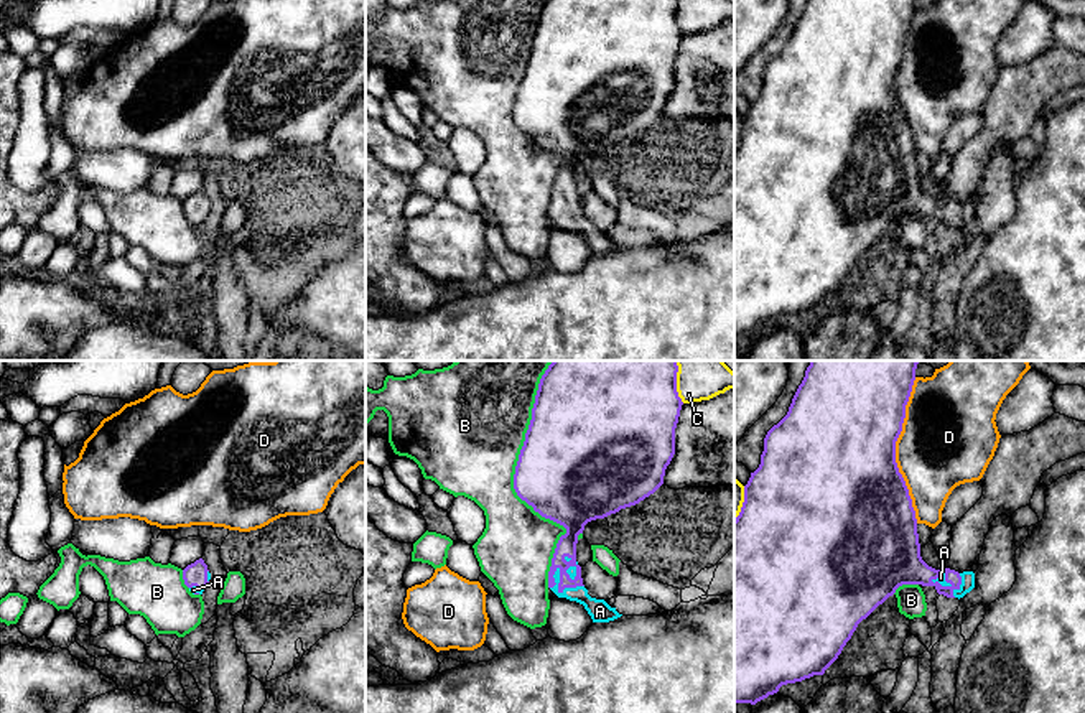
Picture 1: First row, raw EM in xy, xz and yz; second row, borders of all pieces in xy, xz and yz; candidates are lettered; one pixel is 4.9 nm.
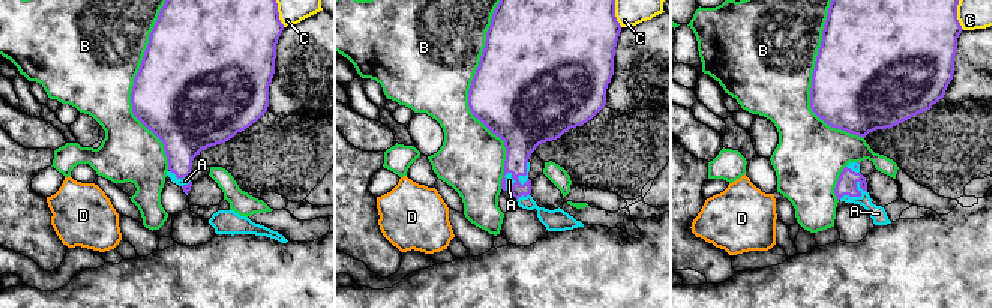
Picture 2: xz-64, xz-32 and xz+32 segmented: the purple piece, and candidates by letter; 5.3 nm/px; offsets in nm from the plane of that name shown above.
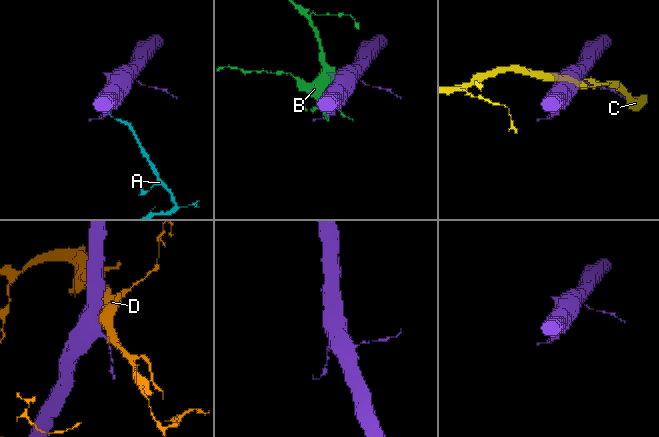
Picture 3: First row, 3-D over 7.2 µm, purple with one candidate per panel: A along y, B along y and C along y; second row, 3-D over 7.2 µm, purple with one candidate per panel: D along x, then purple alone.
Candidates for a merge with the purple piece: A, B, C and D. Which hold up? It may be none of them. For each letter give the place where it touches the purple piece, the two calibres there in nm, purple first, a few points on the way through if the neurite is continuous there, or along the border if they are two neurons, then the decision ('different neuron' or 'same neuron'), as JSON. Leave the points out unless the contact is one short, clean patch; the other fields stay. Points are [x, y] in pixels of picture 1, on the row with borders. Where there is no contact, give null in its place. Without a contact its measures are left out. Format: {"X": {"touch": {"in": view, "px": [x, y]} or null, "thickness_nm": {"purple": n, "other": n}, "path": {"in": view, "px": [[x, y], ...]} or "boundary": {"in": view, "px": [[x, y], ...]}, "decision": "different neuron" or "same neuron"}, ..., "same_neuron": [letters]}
{"A": {"touch": {"in": "xz", "px": [560, 591]}, "thickness_nm": {"purple": 100, "other": 110}, "path": {"in": "xz", "px": [[567, 545], [560, 591], [577, 591], [600, 611]]}, "decision": "same neuron"}, "B": {"touch": {"in": "xz", "px": [514, 481]}, "thickness_nm": {"purple": 460, "other": 440}, "decision": "different neuron"}, "C": {"touch": {"in": "xz", "px": [675, 382]}, "thickness_nm": {"purple": 500, "other": 240}, "decision": "different neuron"}, "D": {"touch": {"in": "yz", "px": [894, 450]}, "thickness_nm": {"purple": 500, "other": 440}, "decision": "different neuron"}, "same_neuron": ["A"]}

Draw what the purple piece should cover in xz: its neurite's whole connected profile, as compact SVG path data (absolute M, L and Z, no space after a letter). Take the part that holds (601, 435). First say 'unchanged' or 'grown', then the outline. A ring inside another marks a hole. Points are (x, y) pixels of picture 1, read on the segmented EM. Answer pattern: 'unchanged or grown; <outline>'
grown; M553 361L540 379L514 489L535 512L566 529L552 558L548 588L583 604L593 622L622 614L588 594L576 562L578 535L588 522L636 506L664 484L683 405L677 372L677 361Z

